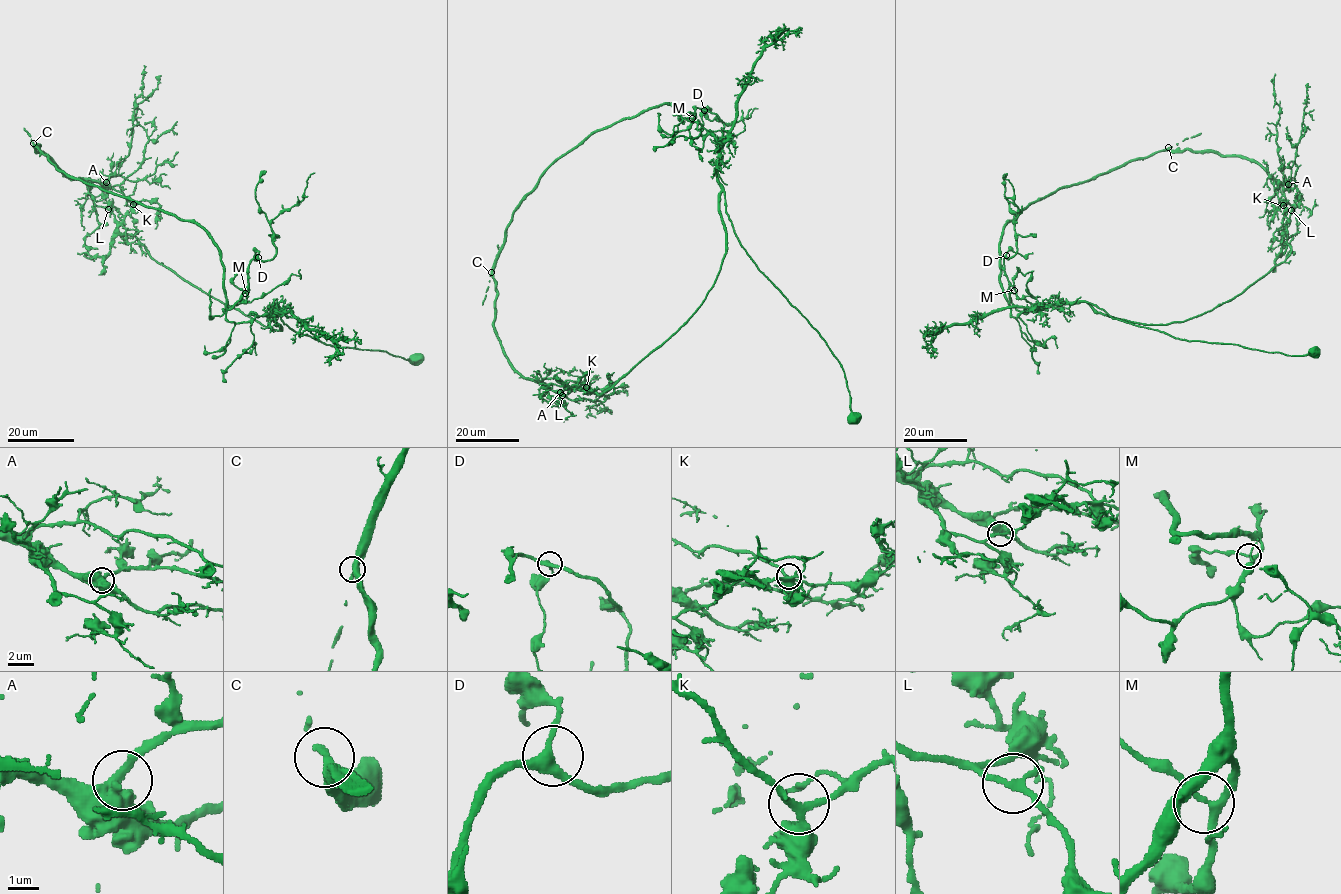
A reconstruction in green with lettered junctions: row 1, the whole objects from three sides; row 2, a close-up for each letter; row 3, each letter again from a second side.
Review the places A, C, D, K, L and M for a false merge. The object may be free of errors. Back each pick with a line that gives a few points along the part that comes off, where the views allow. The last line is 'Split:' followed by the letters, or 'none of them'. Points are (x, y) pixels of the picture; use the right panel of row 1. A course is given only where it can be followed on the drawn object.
L: course (1291, 209), (1283, 230), (1290, 254), (1206, 312), (1149, 324), (1087, 302), (1183, 339), (1289, 355), (1320, 350)
Split: L

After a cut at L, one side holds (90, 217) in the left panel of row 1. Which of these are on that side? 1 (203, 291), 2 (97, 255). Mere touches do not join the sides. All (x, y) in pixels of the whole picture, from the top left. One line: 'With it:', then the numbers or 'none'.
With it: none

